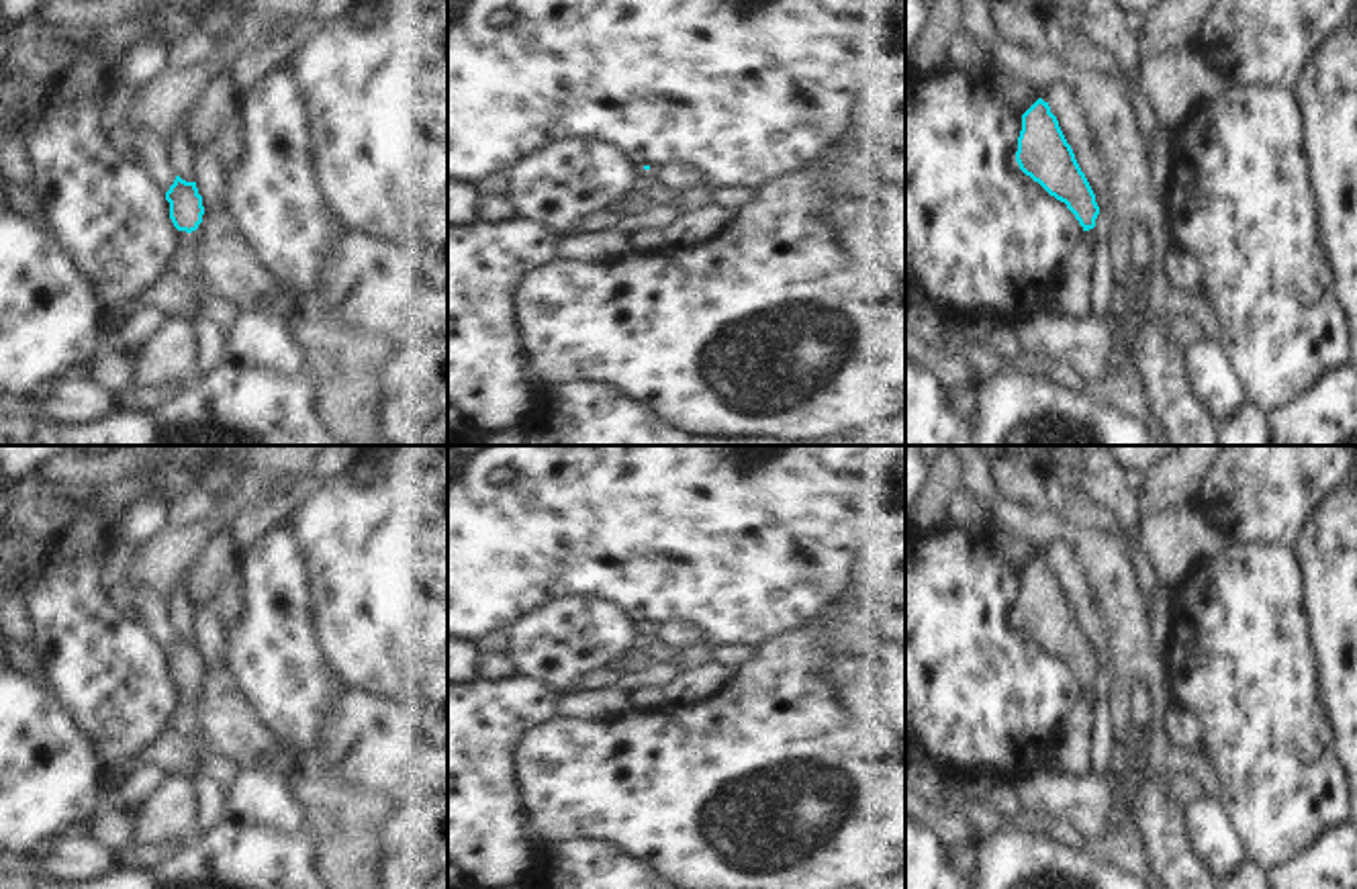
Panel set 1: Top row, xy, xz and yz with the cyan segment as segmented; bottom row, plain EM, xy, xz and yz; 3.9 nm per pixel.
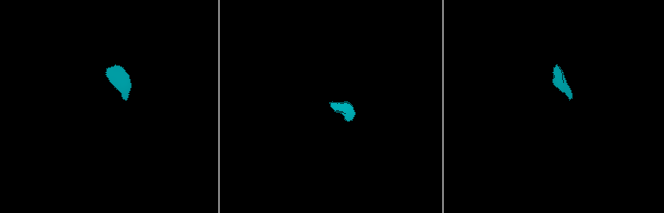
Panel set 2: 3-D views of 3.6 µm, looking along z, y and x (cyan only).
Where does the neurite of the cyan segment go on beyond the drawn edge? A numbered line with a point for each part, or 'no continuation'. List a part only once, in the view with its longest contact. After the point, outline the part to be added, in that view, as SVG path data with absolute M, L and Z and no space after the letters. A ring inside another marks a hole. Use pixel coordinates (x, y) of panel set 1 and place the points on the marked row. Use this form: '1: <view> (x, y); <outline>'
1: xy (180, 291); M198 225L200 229L200 225ZM174 227L176 229L176 227ZM176 229L176 247L153 284L139 292L125 313L104 311L98 317L98 341L114 337L121 323L135 311L157 309L166 319L206 319L204 302L210 296L208 282L198 264L198 229L192 233Z

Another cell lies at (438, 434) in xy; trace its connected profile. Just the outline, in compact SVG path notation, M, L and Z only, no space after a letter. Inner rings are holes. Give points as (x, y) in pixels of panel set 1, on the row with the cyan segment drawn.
M448 413L433 421L431 429L423 439L409 437L401 446L448 446Z

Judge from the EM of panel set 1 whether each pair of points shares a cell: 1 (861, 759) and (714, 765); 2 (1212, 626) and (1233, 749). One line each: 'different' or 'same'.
1: same
2: same

